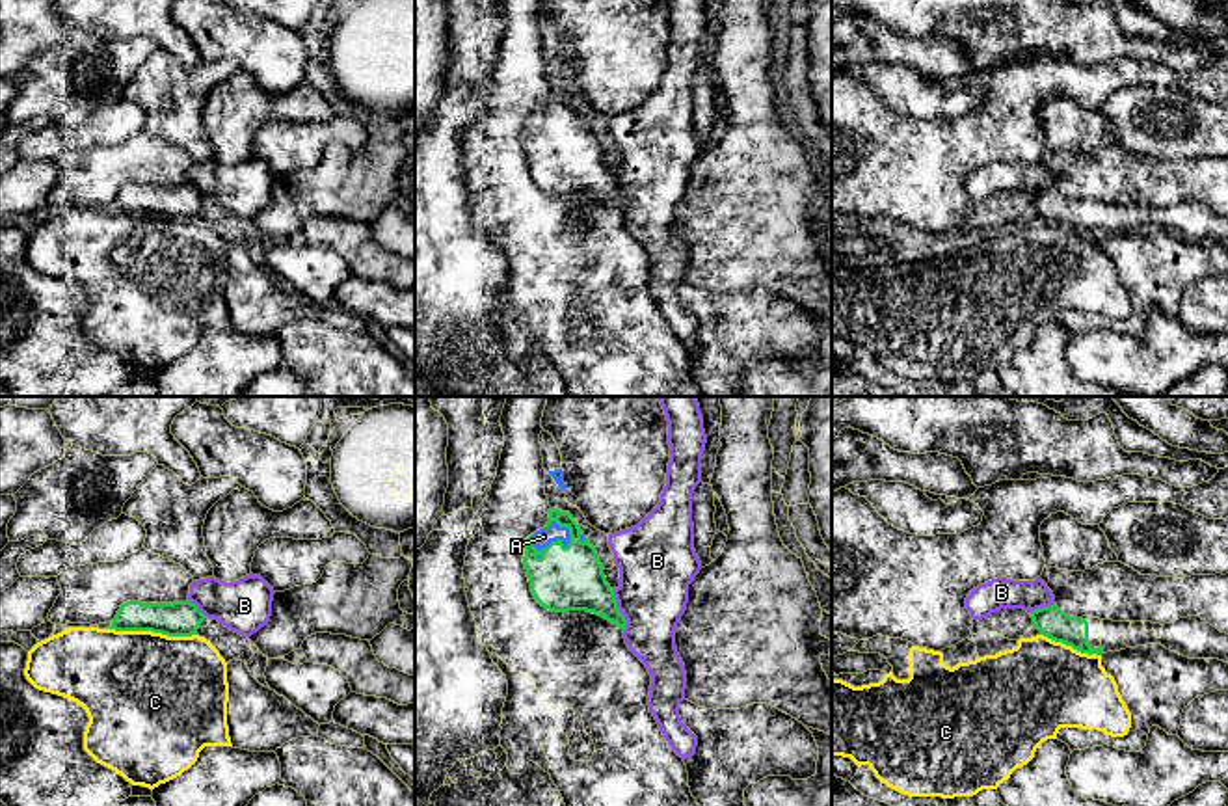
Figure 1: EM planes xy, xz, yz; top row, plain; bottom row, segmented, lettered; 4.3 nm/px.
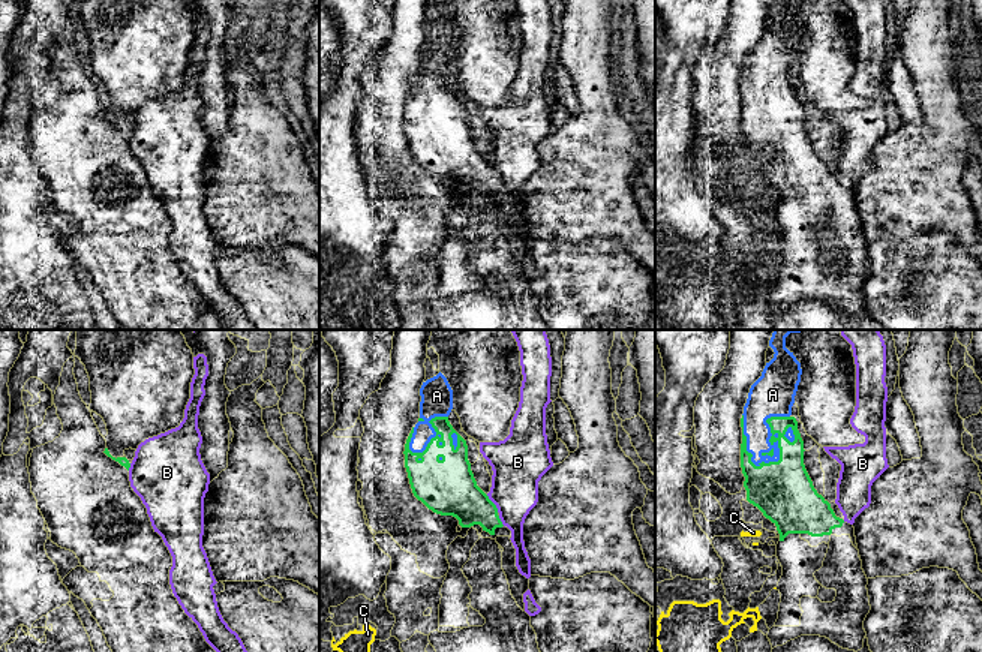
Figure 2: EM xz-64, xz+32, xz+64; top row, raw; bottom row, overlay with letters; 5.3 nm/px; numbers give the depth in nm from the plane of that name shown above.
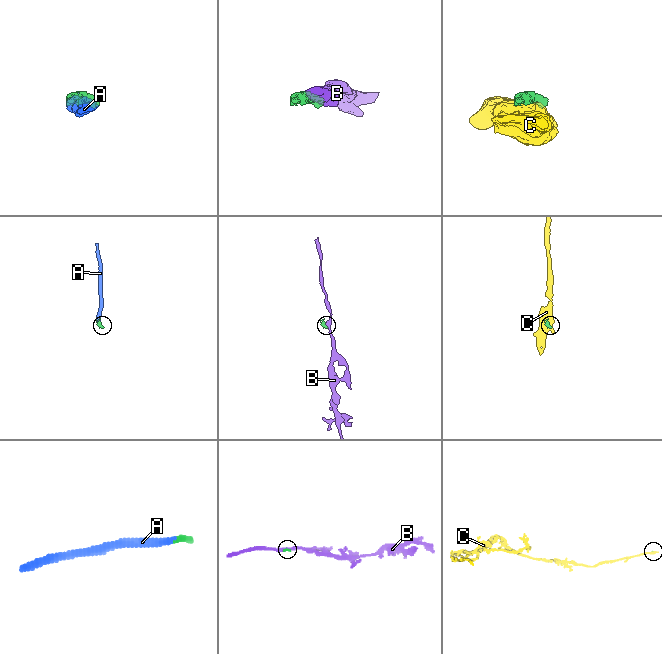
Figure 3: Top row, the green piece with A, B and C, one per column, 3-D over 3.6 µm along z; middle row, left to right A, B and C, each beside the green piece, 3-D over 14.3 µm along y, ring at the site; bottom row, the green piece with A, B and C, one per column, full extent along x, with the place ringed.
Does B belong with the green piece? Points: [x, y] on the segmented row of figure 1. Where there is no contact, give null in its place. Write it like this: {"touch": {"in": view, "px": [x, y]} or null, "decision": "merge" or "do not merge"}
{"touch": {"in": "xz", "px": [618, 611]}, "decision": "do not merge"}

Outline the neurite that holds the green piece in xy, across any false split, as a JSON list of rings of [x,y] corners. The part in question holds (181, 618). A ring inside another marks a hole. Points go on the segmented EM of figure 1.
[[[190,599],[173,603],[127,601],[117,611],[110,629],[192,637],[197,633],[203,620],[205,614]]]

